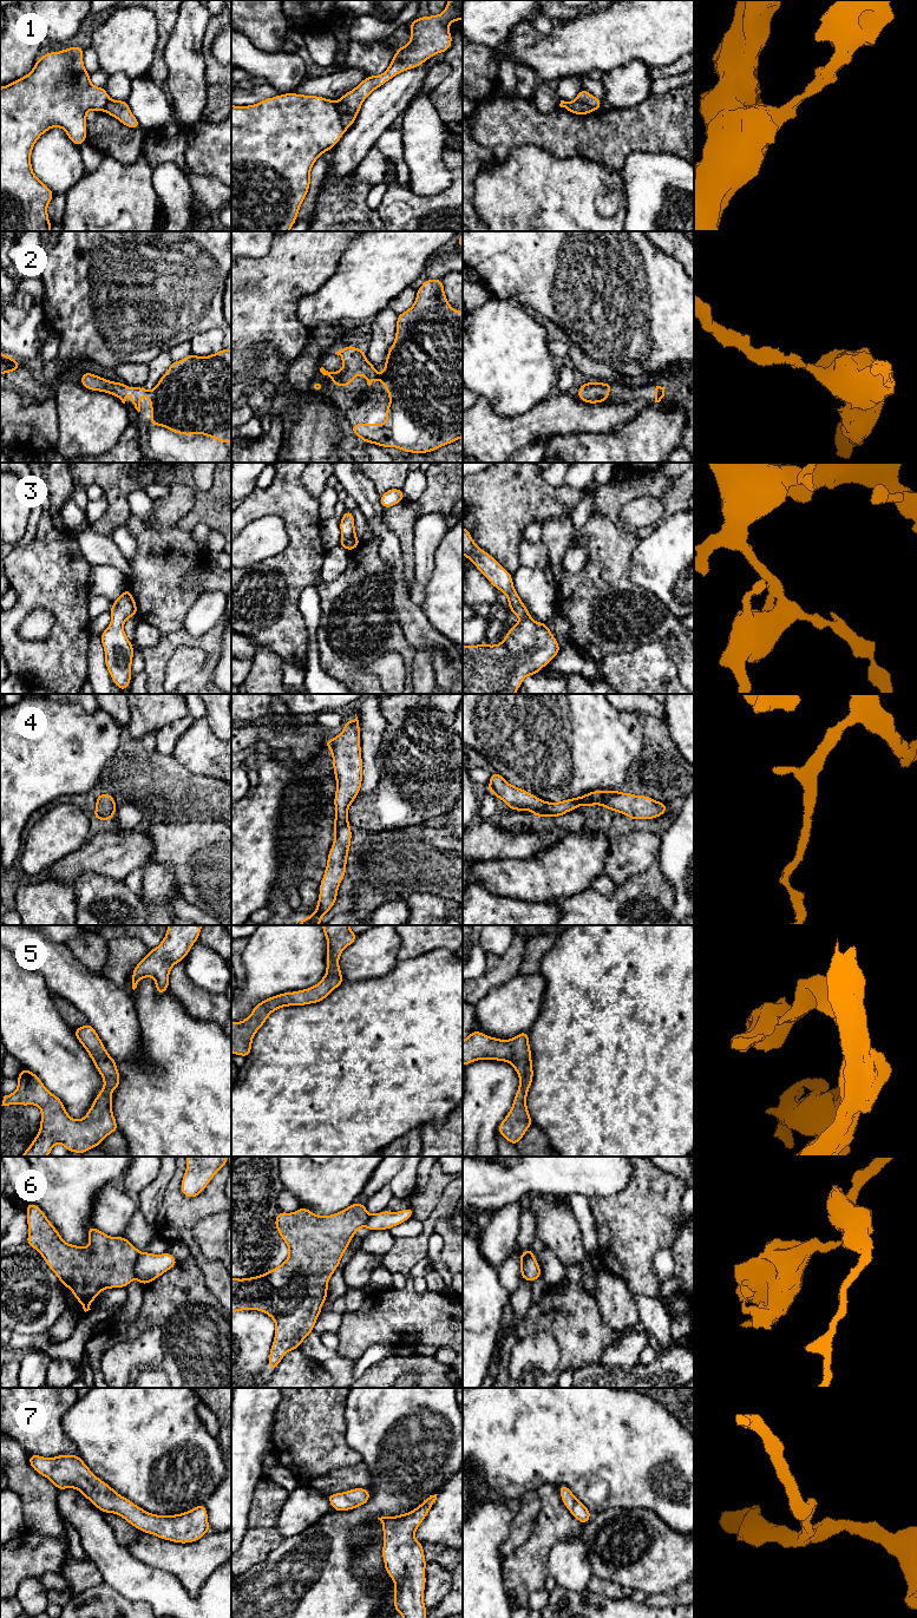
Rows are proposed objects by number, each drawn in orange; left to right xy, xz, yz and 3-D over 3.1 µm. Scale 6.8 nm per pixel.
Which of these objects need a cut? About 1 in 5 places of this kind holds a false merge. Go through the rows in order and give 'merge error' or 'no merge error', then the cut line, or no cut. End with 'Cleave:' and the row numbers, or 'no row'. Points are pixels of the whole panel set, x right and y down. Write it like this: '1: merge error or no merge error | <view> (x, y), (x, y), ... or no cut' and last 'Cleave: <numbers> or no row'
1: merge error | xz (335, 103), (340, 122), (346, 129)
2: no merge error | no cut
3: no merge error | no cut
4: no merge error | no cut
5: no merge error | no cut
6: merge error | xy (138, 1252), (135, 1264), (135, 1277)
7: no merge error | no cut
Cleave: 1, 6

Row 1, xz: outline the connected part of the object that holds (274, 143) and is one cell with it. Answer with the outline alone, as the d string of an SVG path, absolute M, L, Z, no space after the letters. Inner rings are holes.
M288 92L254 105L231 105L231 231L289 231L309 190L312 166L345 131L336 101L319 96Z

